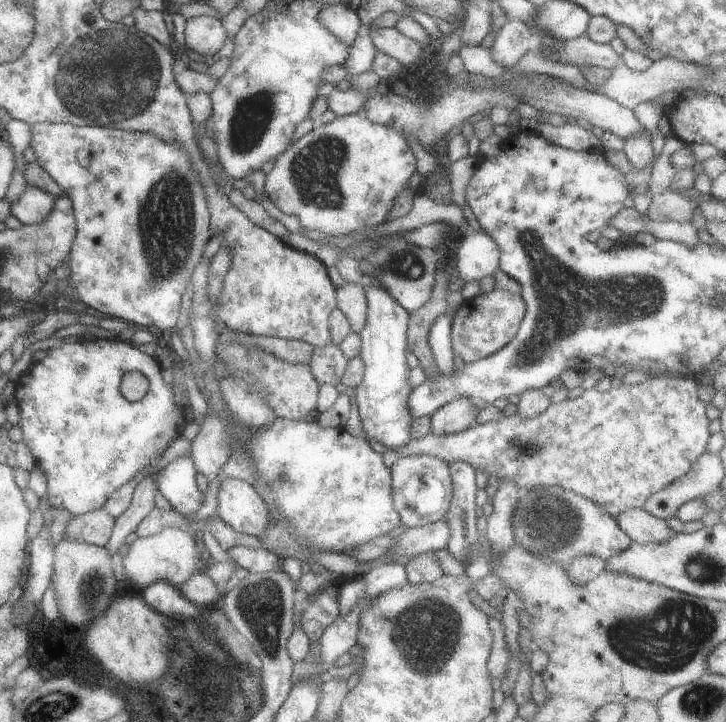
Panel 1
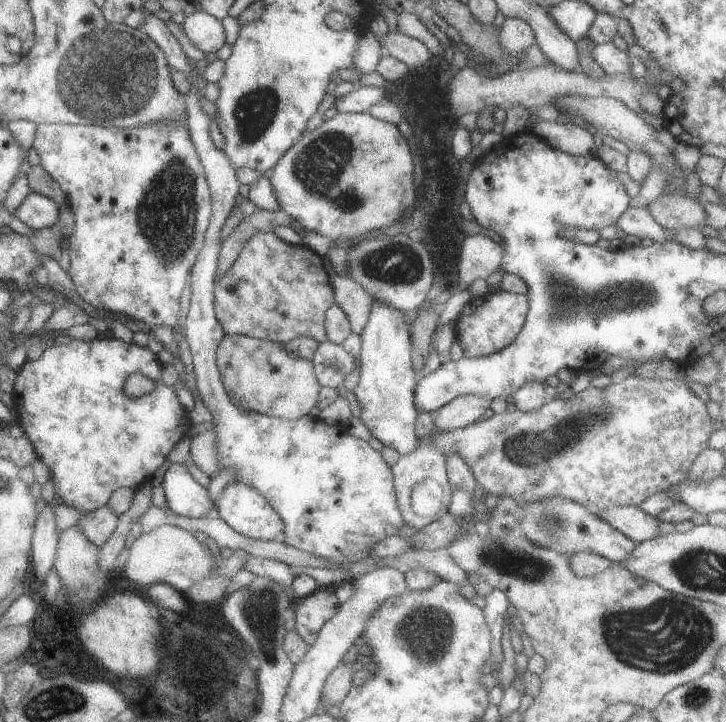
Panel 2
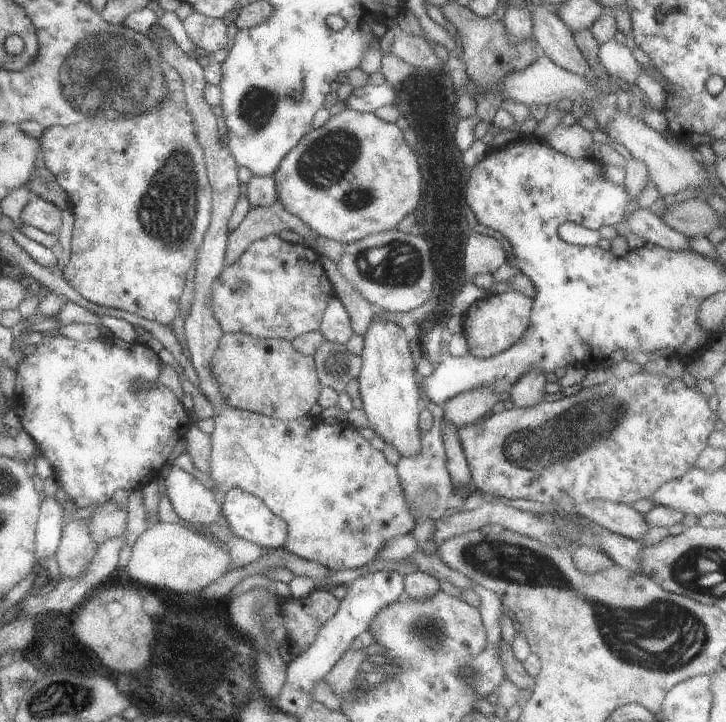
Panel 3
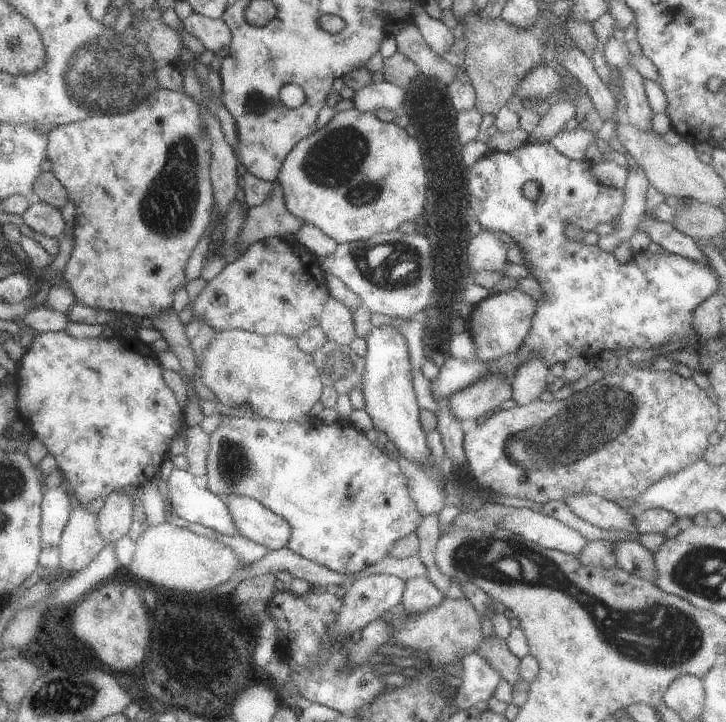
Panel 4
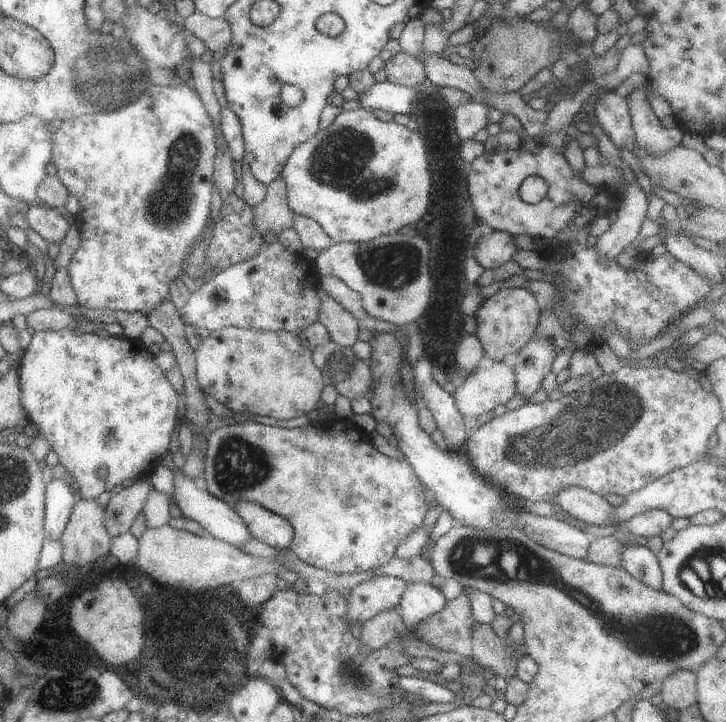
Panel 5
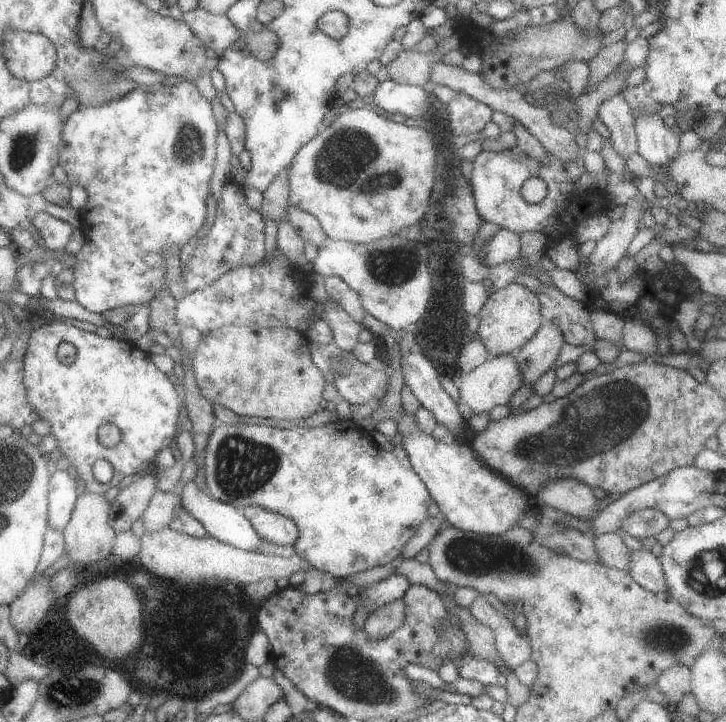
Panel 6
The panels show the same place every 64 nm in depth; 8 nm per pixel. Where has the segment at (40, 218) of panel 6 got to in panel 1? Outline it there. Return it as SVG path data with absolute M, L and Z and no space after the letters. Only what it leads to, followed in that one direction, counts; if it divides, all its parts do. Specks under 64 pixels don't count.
M25 185L21 194L10 204L10 215L20 224L35 224L48 217L54 198L44 190Z

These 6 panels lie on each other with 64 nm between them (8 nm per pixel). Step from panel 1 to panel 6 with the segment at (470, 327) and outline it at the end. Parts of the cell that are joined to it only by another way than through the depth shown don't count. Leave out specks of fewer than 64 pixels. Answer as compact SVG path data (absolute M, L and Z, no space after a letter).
M518 283L507 284L489 294L477 316L479 326L476 337L485 346L489 356L511 354L519 349L539 328L543 319L540 317L540 304L533 290L521 287Z

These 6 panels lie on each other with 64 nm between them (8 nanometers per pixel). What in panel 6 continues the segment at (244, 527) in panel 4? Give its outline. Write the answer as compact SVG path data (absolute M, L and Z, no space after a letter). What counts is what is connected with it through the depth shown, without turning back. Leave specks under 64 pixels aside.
M256 506L243 508L242 515L261 541L285 546L291 545L298 537L296 524L283 515Z

